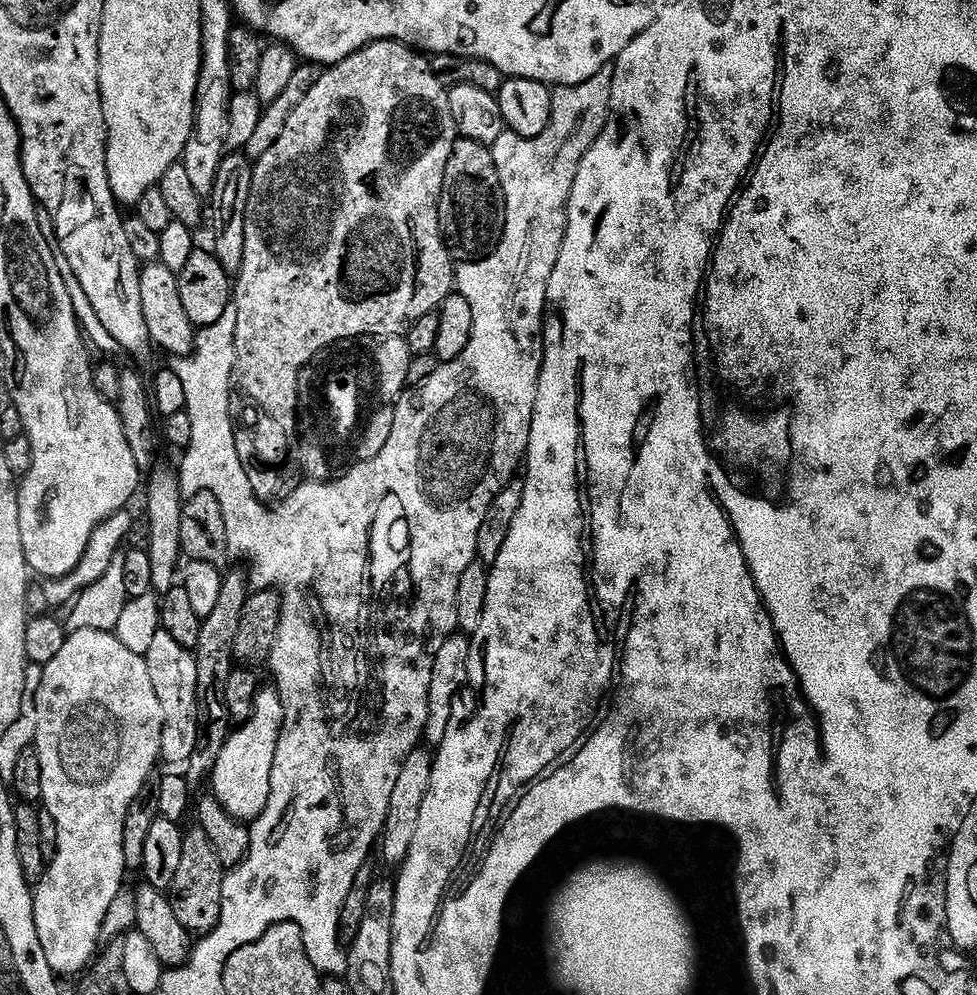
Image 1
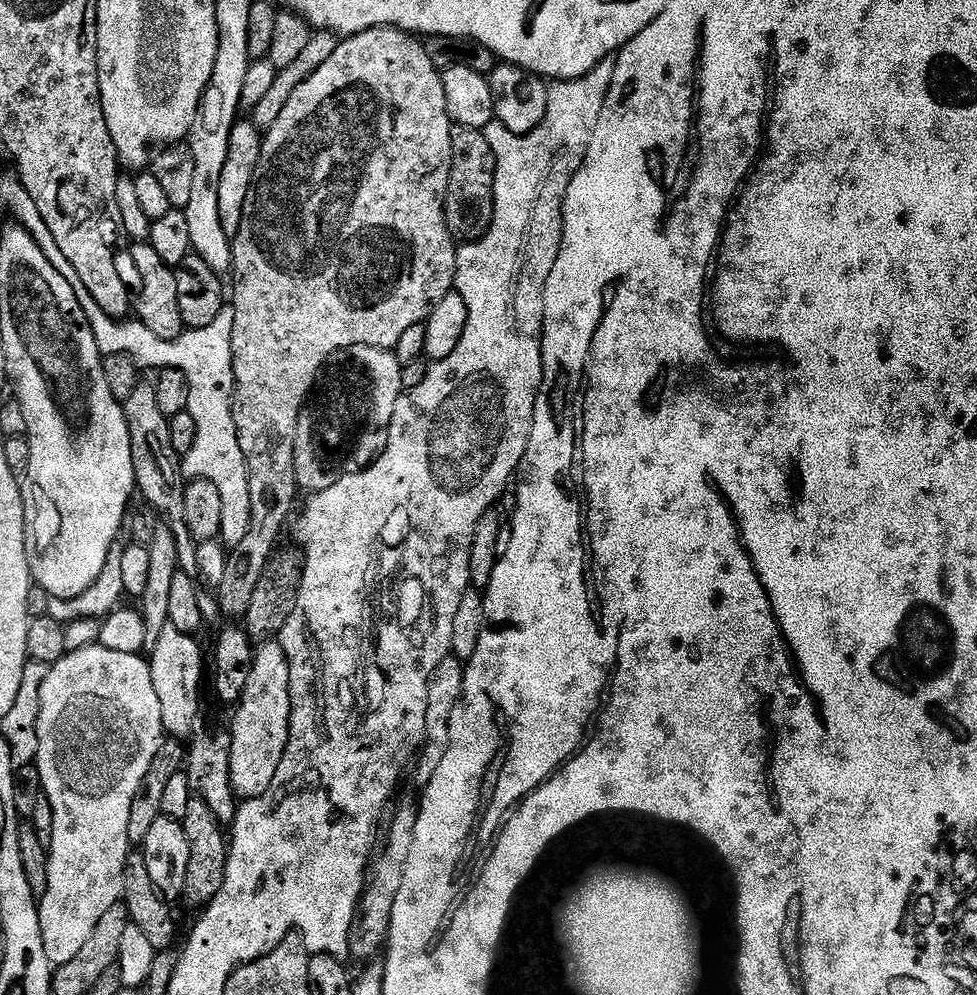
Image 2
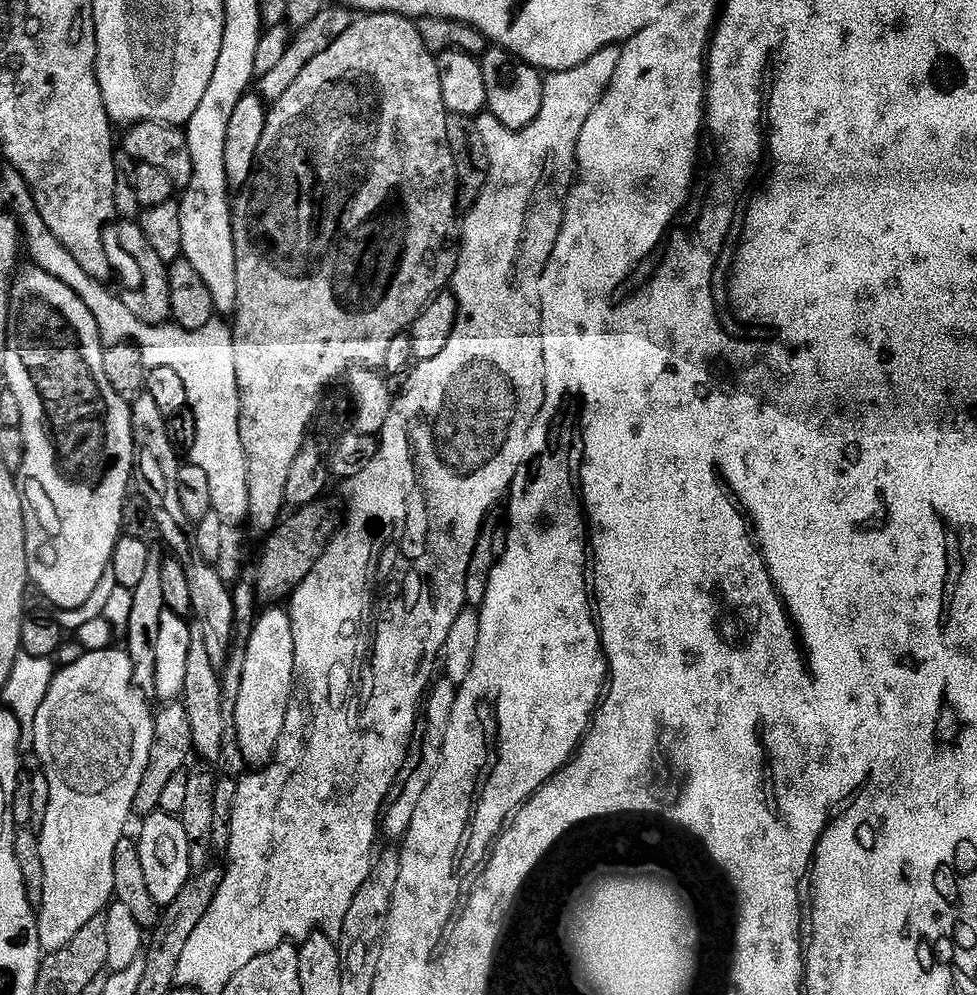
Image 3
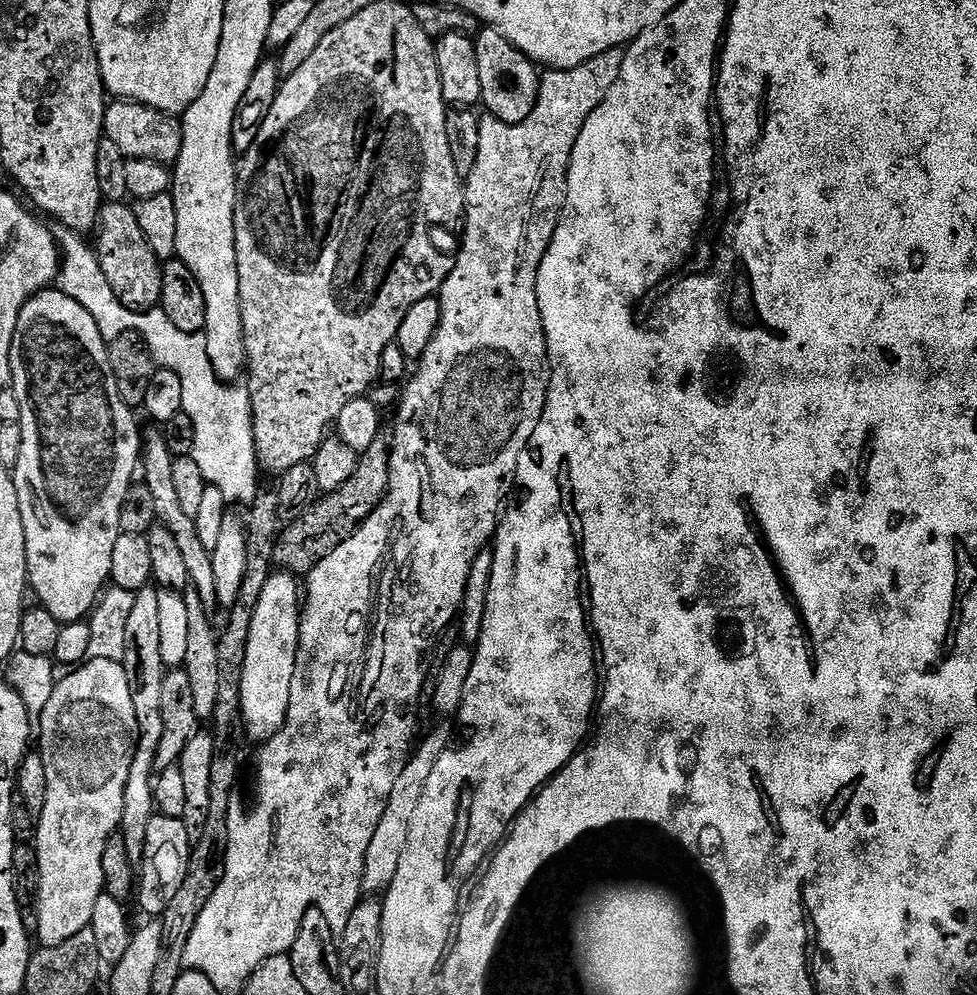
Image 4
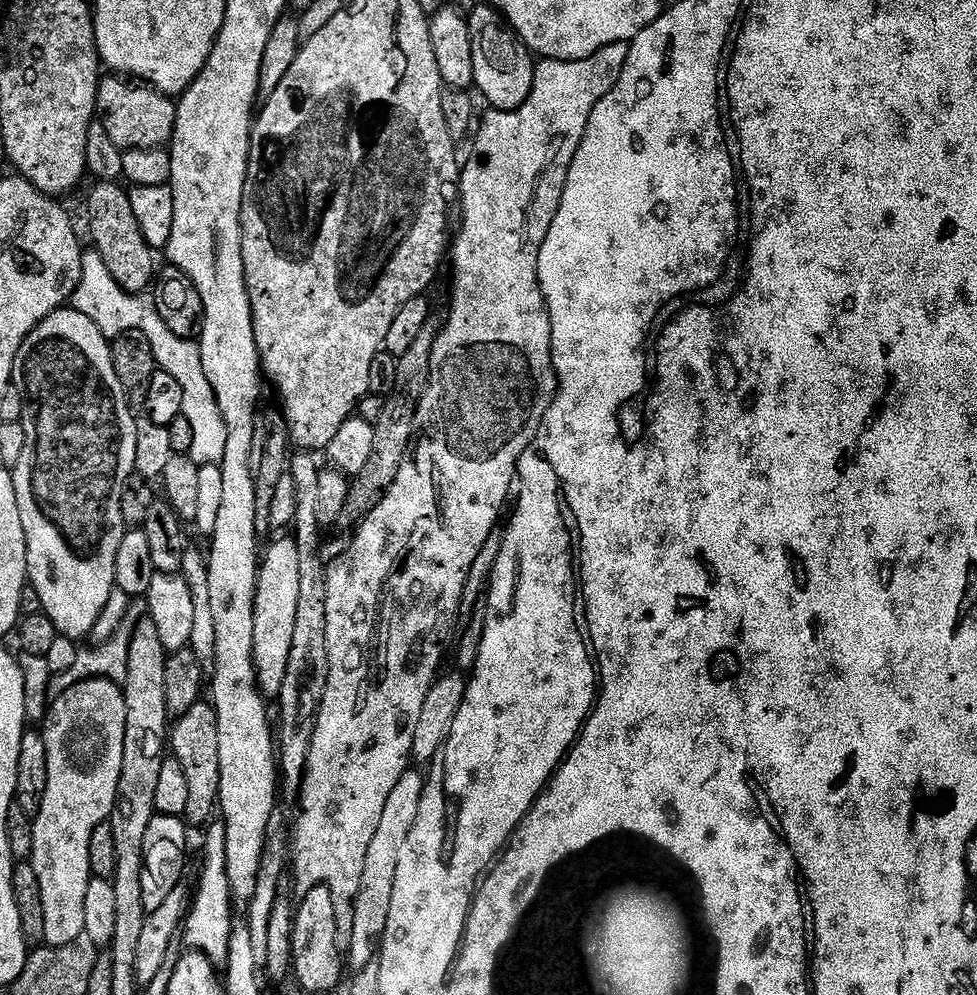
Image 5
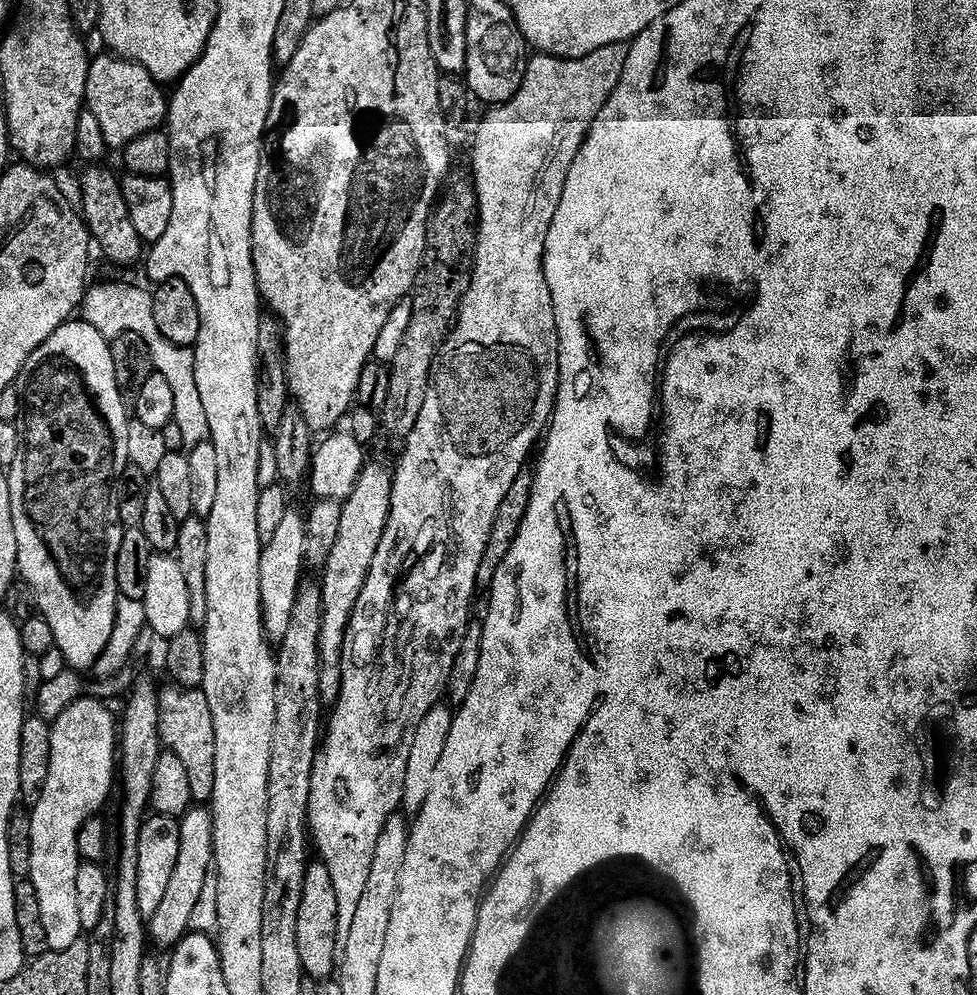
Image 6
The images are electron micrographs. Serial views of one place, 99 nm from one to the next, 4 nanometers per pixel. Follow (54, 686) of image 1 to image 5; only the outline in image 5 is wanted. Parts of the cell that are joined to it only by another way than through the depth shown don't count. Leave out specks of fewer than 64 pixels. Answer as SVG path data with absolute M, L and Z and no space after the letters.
M88 679L57 695L44 717L42 735L46 742L48 781L40 812L34 817L30 862L42 886L46 922L44 944L57 948L84 935L82 905L86 902L86 886L90 886L94 878L90 870L90 834L94 834L98 826L109 823L116 811L118 778L122 778L122 750L126 746L126 702L121 685L109 680Z

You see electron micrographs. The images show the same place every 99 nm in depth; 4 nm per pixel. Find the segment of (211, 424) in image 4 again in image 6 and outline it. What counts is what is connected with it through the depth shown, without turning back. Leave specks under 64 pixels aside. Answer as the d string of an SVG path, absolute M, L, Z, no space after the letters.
M104 284L101 288L89 287L84 294L82 318L94 330L98 330L109 341L117 340L121 332L136 332L150 350L152 367L170 382L174 393L174 422L182 429L185 445L195 446L209 439L206 422L206 406L202 406L202 394L198 394L198 382L194 375L194 356L191 351L178 350L169 344L154 322L152 292L140 288L127 288L124 284Z

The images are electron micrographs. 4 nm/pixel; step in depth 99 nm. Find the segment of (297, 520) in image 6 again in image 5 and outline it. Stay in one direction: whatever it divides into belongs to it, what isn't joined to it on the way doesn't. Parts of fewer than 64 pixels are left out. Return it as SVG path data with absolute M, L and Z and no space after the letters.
M295 539L276 540L268 549L263 549L262 559L256 574L256 601L254 602L254 666L256 683L265 697L279 697L282 681L286 678L286 666L290 663L290 645L294 639L294 621L298 611L298 546Z

